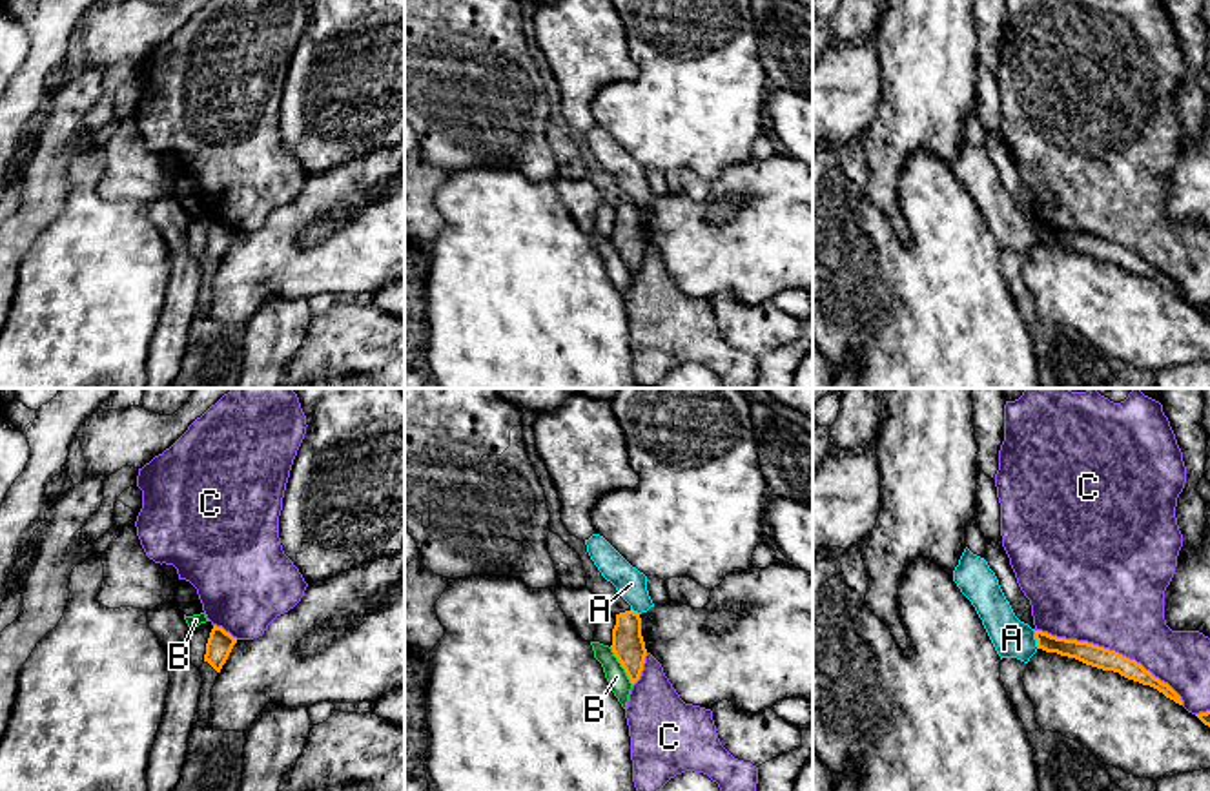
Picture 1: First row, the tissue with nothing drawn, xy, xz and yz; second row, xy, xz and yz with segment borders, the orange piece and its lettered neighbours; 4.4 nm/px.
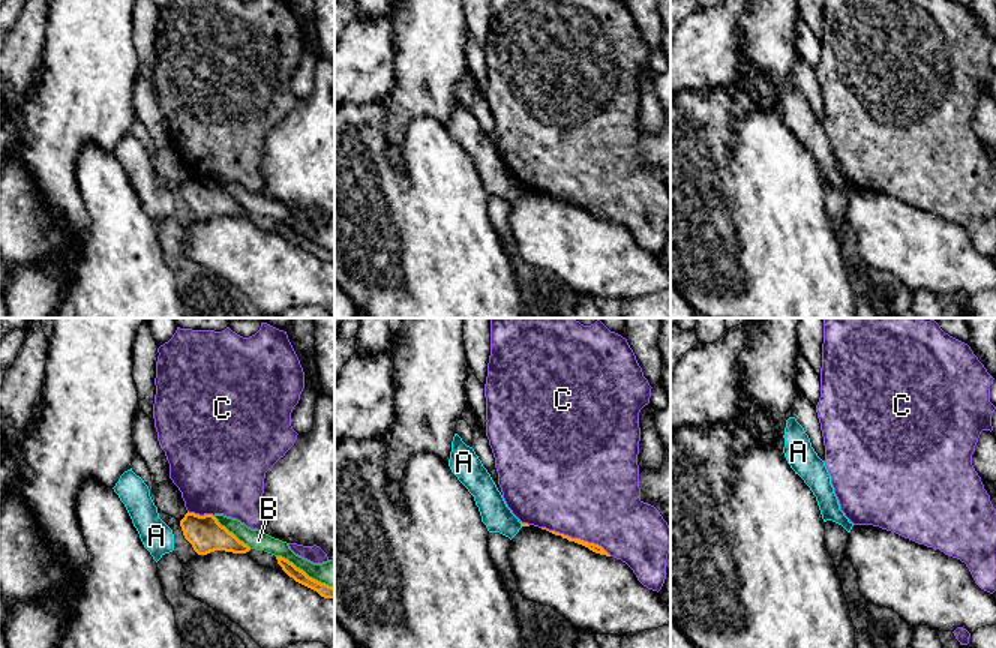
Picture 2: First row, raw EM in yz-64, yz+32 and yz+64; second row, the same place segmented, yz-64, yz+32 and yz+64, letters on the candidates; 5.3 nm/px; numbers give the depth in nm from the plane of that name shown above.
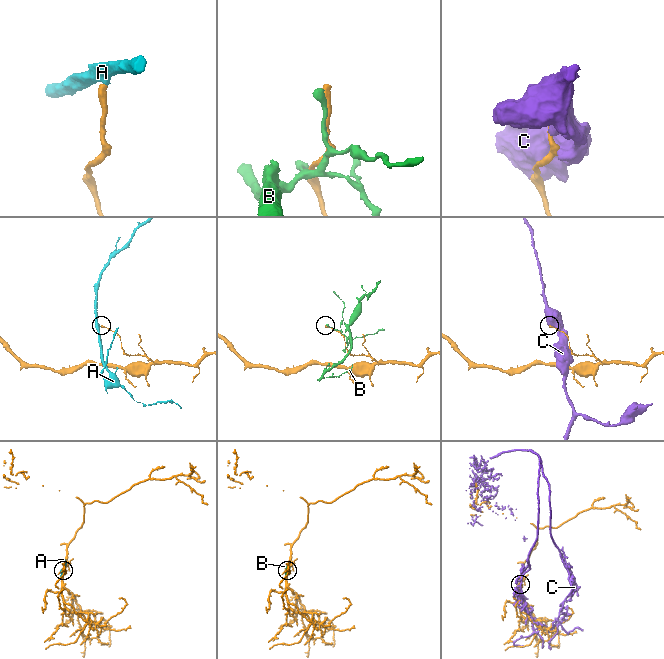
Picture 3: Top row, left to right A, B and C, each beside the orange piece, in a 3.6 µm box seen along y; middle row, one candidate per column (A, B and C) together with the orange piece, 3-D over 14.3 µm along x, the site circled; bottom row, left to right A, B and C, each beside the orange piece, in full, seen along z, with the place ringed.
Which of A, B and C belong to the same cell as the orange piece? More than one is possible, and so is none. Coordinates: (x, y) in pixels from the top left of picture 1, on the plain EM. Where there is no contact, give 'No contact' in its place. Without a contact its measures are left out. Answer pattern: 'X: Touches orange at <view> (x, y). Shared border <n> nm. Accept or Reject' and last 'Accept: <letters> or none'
A: Touches orange at yz (1035, 230). Shared border 80 nm. Reject
B: Touches orange at xz (622, 257). Shared border 200 nm. Reject
C: Touches orange at yz (1112, 243). Shared border 750 nm. Reject
Accept: none

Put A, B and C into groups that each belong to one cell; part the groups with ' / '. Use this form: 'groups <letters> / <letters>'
groups A / B / C

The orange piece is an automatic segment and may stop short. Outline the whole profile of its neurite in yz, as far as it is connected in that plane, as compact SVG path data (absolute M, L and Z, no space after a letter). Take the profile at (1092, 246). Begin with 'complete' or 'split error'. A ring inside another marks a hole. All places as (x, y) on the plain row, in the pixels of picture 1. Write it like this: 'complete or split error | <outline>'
complete | M1035 222L1037 239L1046 244L1057 244L1061 248L1075 250L1086 257L1113 262L1121 268L1139 273L1143 277L1150 277L1163 284L1166 290L1183 297L1181 288L1164 273L1155 270L1150 262L1146 262L1135 252L1130 252L1115 242L1077 231L1057 230L1042 222Z

